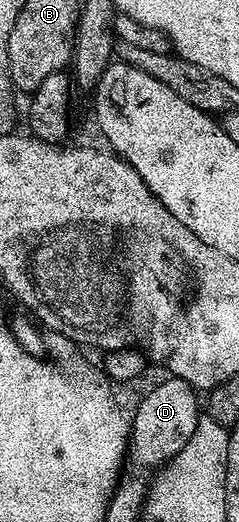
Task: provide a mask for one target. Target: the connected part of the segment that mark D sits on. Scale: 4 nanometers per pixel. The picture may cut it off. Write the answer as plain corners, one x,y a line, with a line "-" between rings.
173,376
165,377
164,382
154,387
138,404
135,414
132,414
129,427
128,464
142,472
148,468
158,470
177,456
186,442
190,440
197,424
202,419
202,410
198,408
197,391
189,386
184,379

